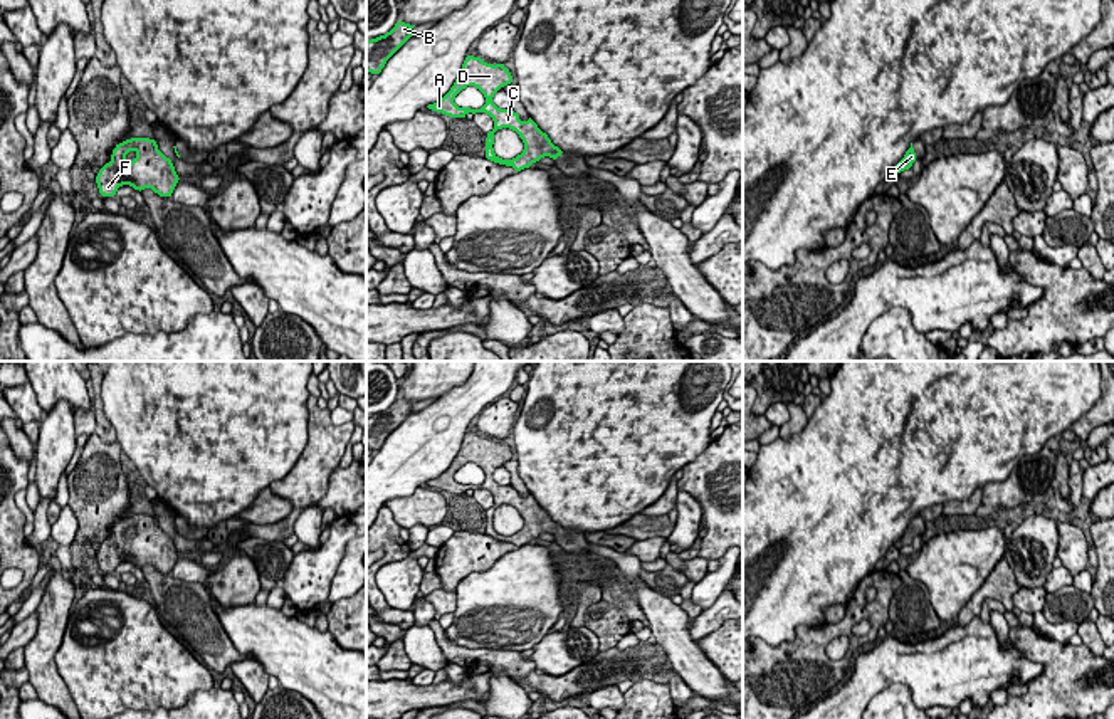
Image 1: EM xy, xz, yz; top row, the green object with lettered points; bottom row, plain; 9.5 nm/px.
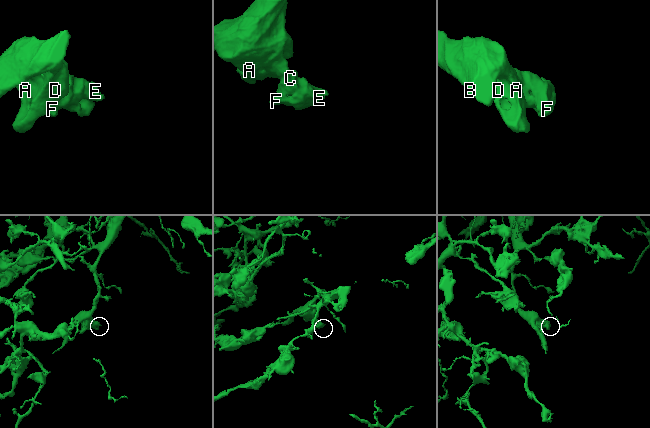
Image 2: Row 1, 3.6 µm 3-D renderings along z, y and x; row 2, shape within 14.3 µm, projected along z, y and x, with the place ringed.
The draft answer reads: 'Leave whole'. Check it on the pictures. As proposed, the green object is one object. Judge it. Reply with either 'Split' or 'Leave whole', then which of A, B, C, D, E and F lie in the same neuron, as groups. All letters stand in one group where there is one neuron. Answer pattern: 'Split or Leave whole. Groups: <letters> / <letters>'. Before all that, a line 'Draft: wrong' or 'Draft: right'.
Draft: right
Leave whole. Groups: A B C D E F

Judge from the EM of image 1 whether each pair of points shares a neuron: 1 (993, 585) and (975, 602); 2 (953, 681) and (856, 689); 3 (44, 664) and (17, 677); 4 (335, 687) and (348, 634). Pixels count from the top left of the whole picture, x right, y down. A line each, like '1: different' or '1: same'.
1: same
2: same
3: different
4: different

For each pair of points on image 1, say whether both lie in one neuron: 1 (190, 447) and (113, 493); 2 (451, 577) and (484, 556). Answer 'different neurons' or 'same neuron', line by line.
1: different neurons
2: same neuron

